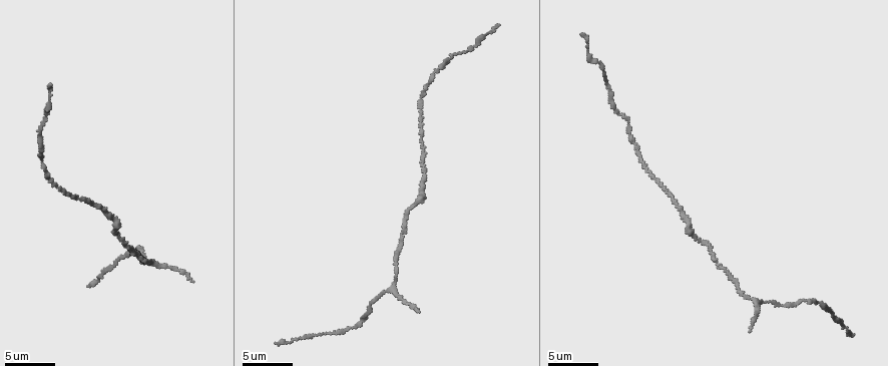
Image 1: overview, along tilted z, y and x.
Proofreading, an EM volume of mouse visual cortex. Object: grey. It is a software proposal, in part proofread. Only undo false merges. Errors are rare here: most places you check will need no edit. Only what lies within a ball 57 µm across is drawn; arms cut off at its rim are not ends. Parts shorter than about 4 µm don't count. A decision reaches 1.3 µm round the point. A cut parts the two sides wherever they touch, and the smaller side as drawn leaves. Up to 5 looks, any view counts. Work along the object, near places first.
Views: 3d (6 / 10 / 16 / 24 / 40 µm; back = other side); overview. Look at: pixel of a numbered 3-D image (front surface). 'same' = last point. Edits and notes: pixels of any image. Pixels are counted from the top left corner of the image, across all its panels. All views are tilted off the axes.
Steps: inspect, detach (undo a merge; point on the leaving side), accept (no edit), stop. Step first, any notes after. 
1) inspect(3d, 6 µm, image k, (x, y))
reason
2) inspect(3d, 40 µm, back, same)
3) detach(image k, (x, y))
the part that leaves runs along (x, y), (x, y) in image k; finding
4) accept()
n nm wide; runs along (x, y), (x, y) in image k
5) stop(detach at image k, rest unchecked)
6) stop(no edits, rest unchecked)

inspect(3d, 10 µm, image 1, (769, 302))

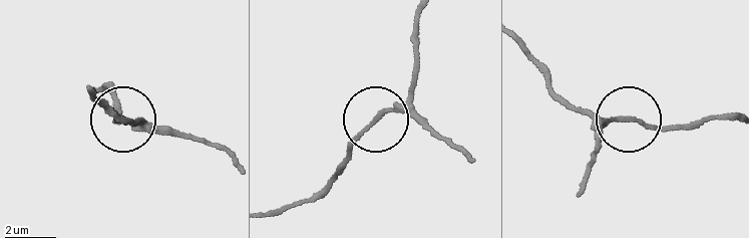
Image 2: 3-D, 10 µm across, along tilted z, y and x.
inspect(3d, 10 µm, back, image 2, (627, 119))
from behind

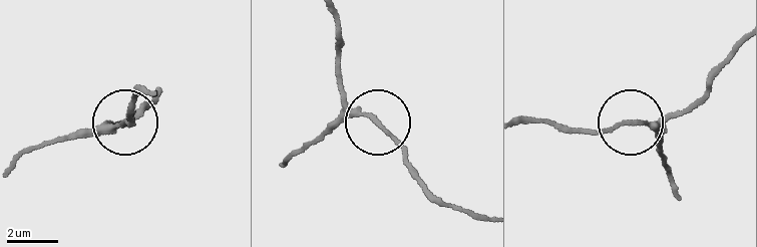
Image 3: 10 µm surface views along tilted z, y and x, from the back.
accept()
runs along (740, 38), (686, 107), (648, 120), (570, 133) in image 3; continuous, no second cell

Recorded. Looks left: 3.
inspect(3d, 10 µm, image 1, (689, 228))

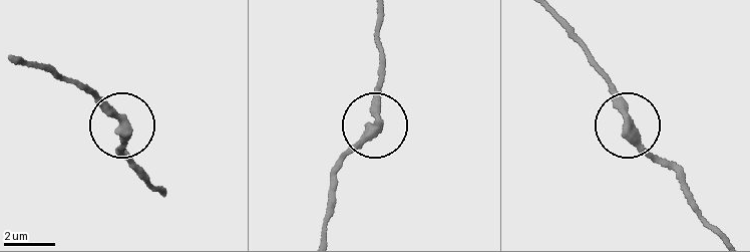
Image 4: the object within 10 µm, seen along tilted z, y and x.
inspect(3d, 10 µm, back, image 4, (125, 122))

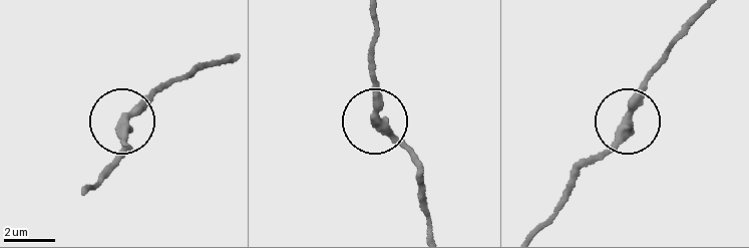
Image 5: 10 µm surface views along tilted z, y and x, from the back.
accept()
runs along (624, 121), (665, 54) in image 5; one cell here

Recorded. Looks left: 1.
inspect(3d, 6 µm, image 1, (630, 121))
narrows sharply

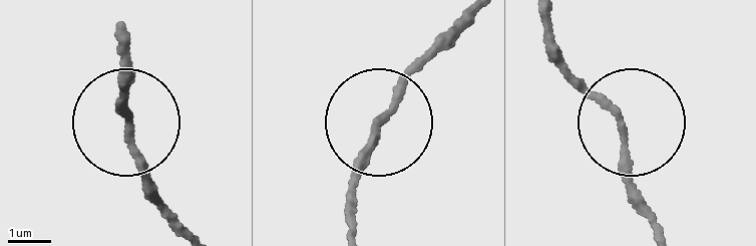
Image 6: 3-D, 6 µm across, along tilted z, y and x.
accept()
runs along (355, 232), (358, 175), (378, 120), (435, 42) in image 6; all the same cell

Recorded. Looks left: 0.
stop(no edits, rest unchecked)

